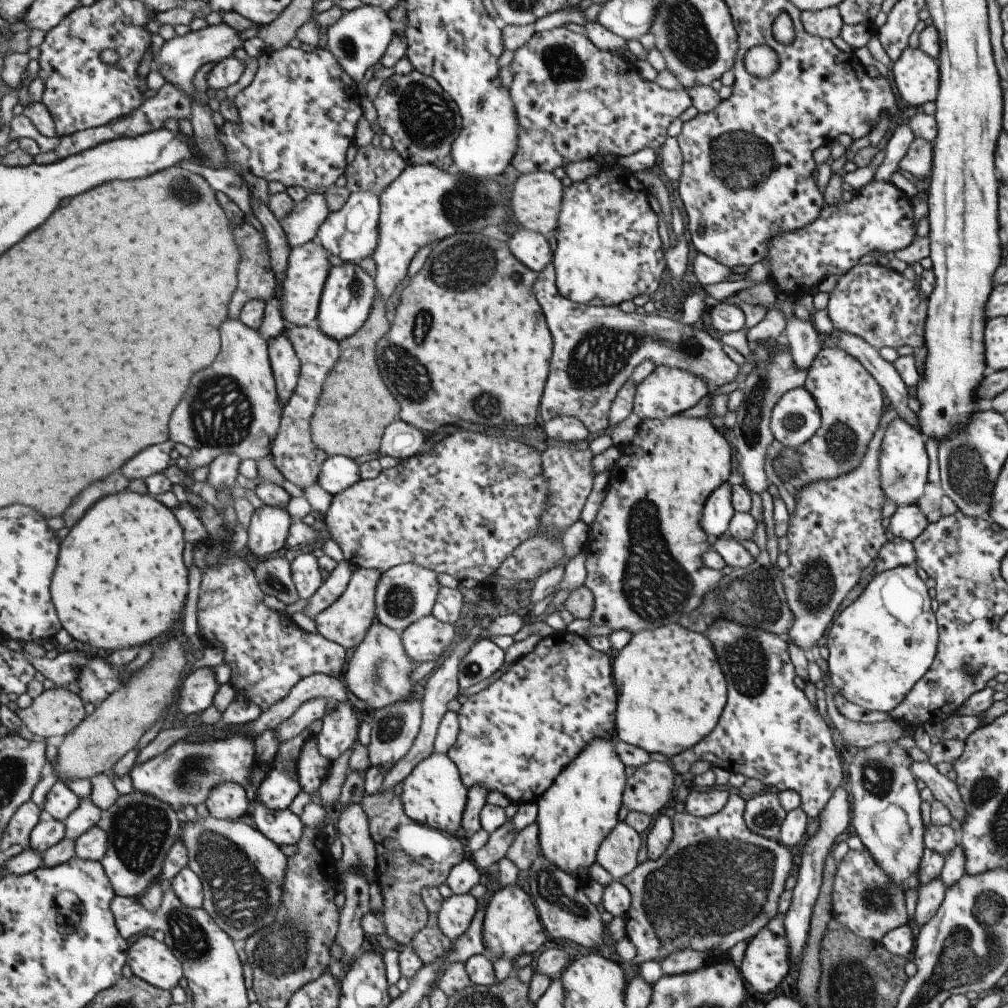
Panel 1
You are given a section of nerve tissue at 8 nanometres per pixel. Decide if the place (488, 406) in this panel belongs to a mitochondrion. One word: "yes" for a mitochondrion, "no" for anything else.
yes

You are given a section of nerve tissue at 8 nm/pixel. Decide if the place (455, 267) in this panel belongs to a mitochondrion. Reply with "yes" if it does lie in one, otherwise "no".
yes

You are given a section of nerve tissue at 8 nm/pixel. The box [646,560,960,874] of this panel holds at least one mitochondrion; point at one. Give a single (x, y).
(745, 655)

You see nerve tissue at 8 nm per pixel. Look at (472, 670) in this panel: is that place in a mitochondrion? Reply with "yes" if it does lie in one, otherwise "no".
yes

